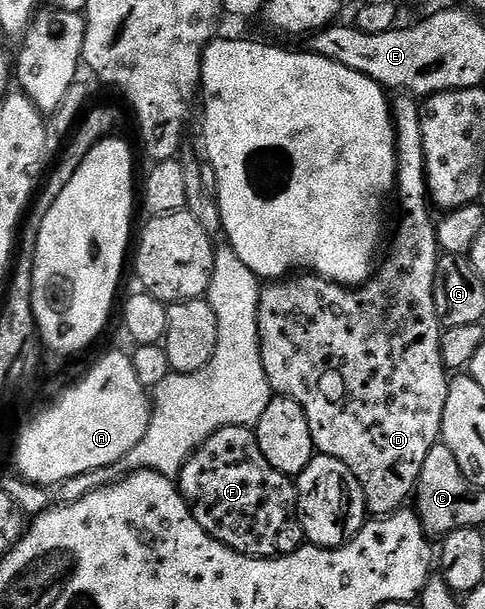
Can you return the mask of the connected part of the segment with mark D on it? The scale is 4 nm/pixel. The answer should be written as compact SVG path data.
M399 94L392 103L394 117L394 134L398 136L398 182L396 184L396 199L402 206L406 216L394 235L394 244L386 255L386 260L381 260L376 273L371 274L365 283L356 287L343 287L340 283L333 283L330 279L321 279L313 273L302 273L297 277L287 277L281 281L274 281L263 290L258 306L258 332L260 333L260 357L264 361L264 373L270 382L270 390L275 396L296 401L300 409L308 417L308 429L312 429L312 441L315 452L319 455L336 457L336 461L344 461L348 469L352 469L352 477L360 481L360 489L364 489L366 509L371 516L381 517L390 515L393 511L401 511L411 502L415 494L420 469L424 465L424 457L428 457L428 449L432 449L439 442L442 434L442 418L444 417L444 405L448 401L448 389L451 376L448 374L442 360L442 332L444 330L440 317L436 313L436 297L434 286L436 285L436 273L438 272L438 260L440 248L438 245L438 228L435 216L430 216L432 203L428 198L426 186L426 158L424 157L424 133L422 132L422 109L419 100L413 95Z

